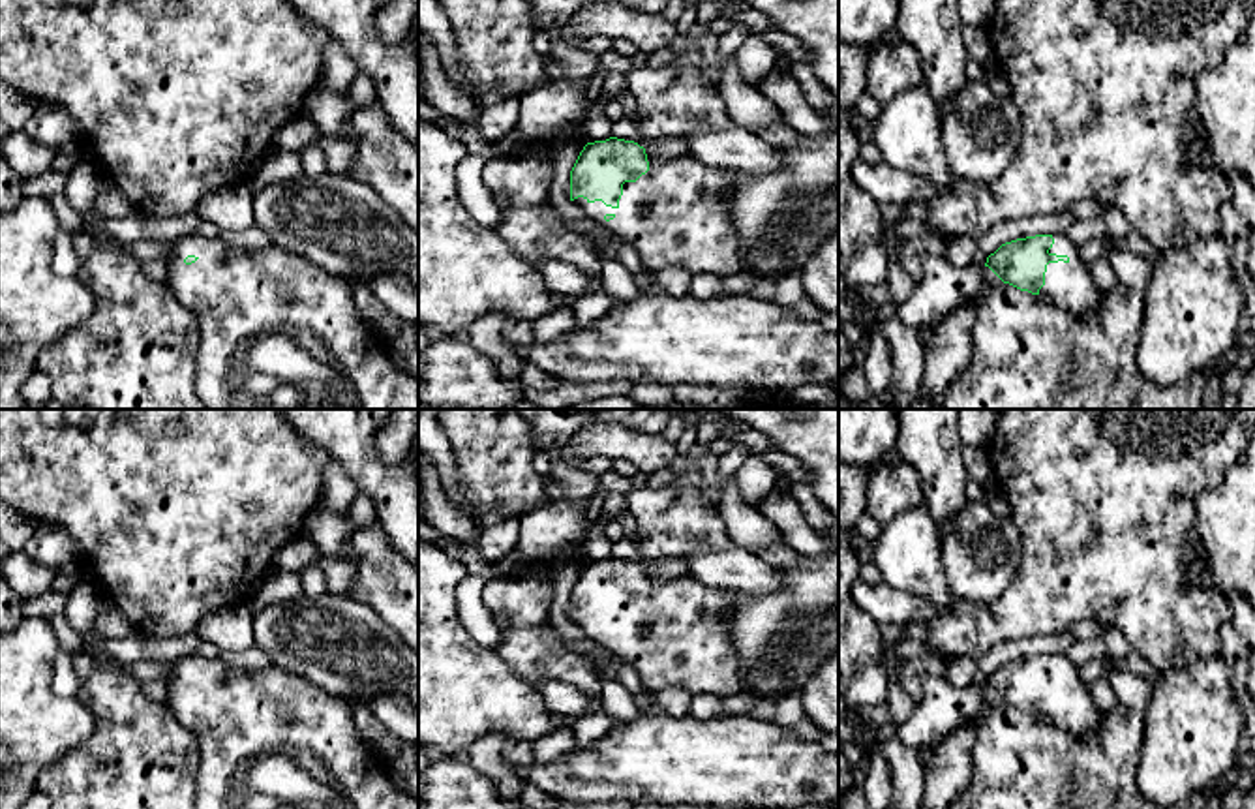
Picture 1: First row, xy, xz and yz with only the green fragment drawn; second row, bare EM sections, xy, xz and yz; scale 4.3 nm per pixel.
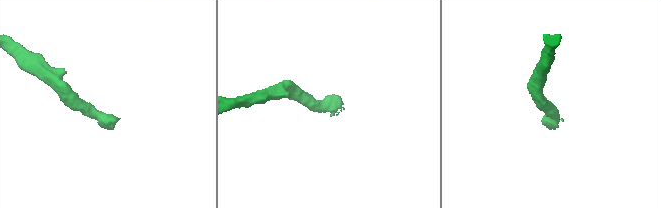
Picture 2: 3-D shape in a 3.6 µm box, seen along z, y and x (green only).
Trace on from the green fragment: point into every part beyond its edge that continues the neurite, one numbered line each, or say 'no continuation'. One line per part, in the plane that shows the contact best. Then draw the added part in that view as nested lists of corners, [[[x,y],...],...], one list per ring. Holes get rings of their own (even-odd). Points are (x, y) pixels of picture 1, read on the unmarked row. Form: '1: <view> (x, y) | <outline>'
1: xz (676, 633) | [[[687,571],[664,584],[649,582],[645,595],[623,604],[617,629],[583,618],[574,623],[632,666],[645,689],[679,685],[692,695],[724,698],[743,691],[726,623],[732,599],[730,591],[713,591]]]

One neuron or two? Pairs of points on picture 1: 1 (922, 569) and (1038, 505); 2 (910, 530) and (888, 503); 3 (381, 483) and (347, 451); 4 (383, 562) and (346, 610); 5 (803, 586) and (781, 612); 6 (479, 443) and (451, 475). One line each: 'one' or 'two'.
1: two
2: two
3: one
4: two
5: one
6: two

